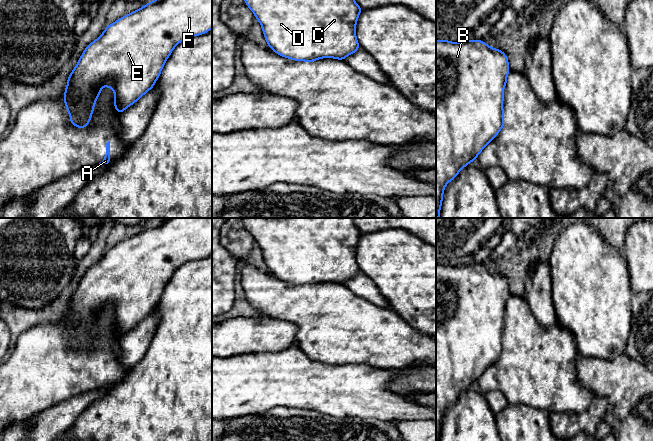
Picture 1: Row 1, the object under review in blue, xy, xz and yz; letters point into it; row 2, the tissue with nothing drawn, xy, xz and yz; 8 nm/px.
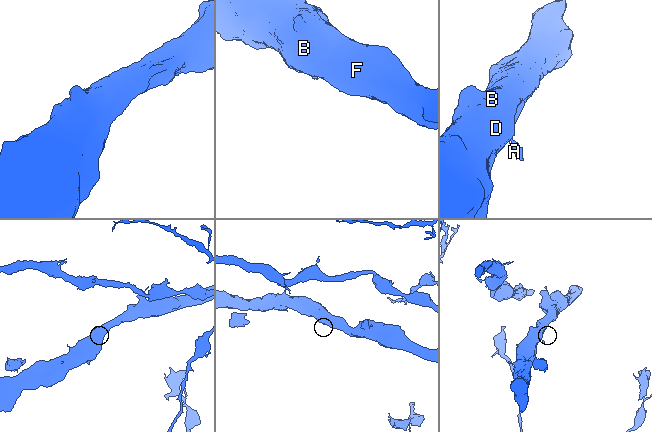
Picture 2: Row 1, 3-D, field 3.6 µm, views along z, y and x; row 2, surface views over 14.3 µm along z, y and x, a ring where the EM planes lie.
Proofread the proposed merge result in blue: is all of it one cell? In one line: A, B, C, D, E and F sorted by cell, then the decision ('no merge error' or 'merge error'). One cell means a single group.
A / B C D E F; merge error

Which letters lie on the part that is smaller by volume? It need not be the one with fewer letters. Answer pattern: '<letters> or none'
A

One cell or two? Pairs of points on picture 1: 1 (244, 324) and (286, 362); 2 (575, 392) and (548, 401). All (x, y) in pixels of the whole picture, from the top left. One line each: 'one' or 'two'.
1: two
2: one

